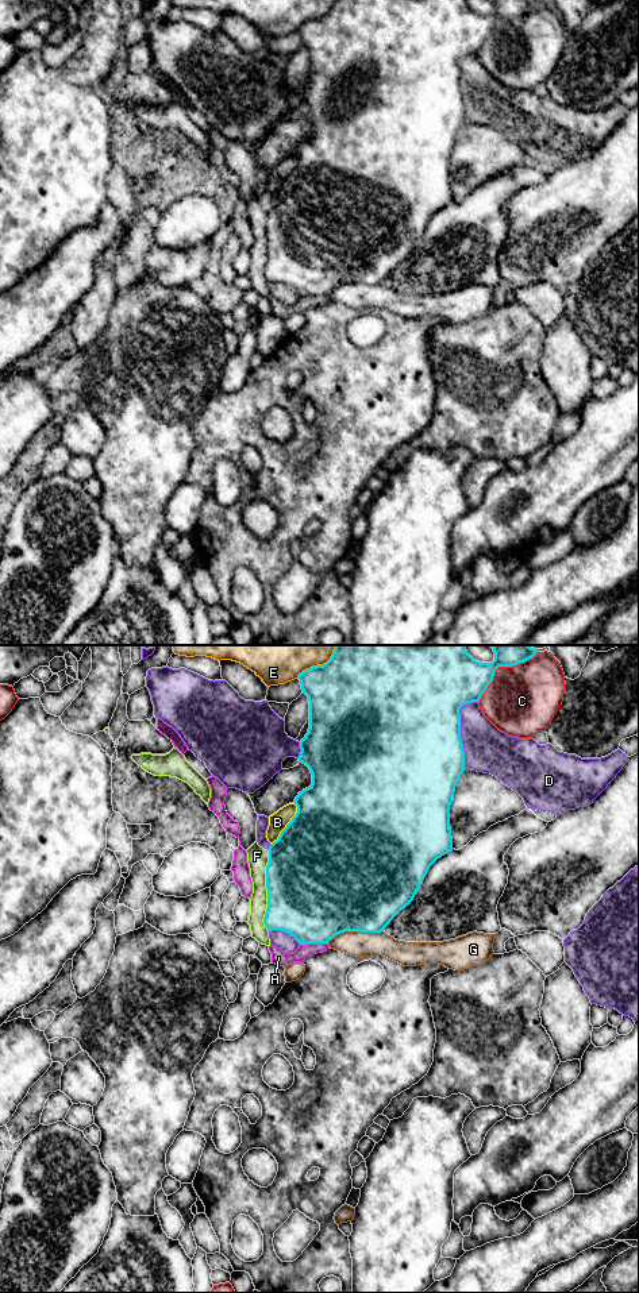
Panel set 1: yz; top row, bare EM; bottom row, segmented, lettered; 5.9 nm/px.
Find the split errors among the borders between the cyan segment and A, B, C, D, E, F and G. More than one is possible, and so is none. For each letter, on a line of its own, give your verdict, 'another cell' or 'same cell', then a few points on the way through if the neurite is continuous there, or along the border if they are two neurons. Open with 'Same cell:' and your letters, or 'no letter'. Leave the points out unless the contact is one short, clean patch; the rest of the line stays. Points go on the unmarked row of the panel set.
Same cell: no letter
A: another cell | along yz (327, 294), (300, 297)
B: another cell
C: another cell
D: another cell
E: another cell
F: another cell
G: another cell

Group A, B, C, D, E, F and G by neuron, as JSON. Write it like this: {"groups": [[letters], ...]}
{"groups": [["A"], ["B"], ["C"], ["D"], ["E"], ["F"], ["G"]]}

